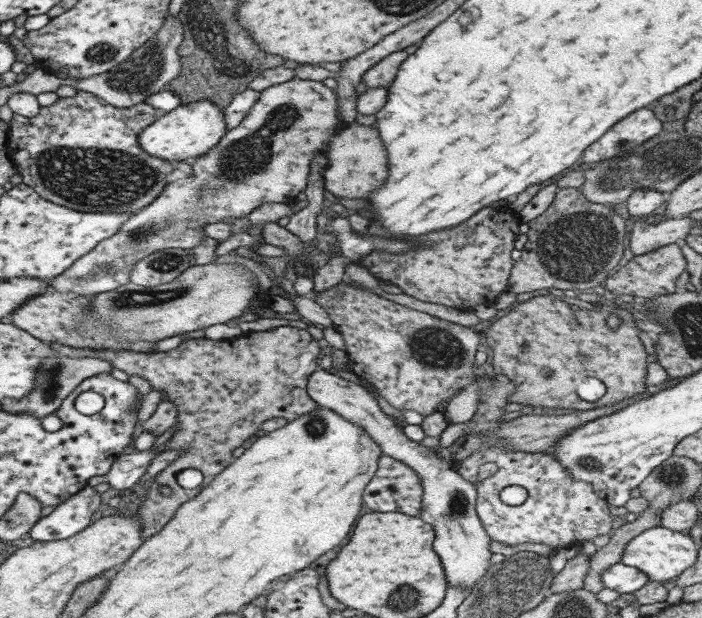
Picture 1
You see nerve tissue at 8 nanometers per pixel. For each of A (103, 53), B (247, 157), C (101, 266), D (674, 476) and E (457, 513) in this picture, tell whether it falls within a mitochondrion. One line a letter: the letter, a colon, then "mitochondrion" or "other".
A: mitochondrion
B: mitochondrion
C: mitochondrion
D: mitochondrion
E: mitochondrion

